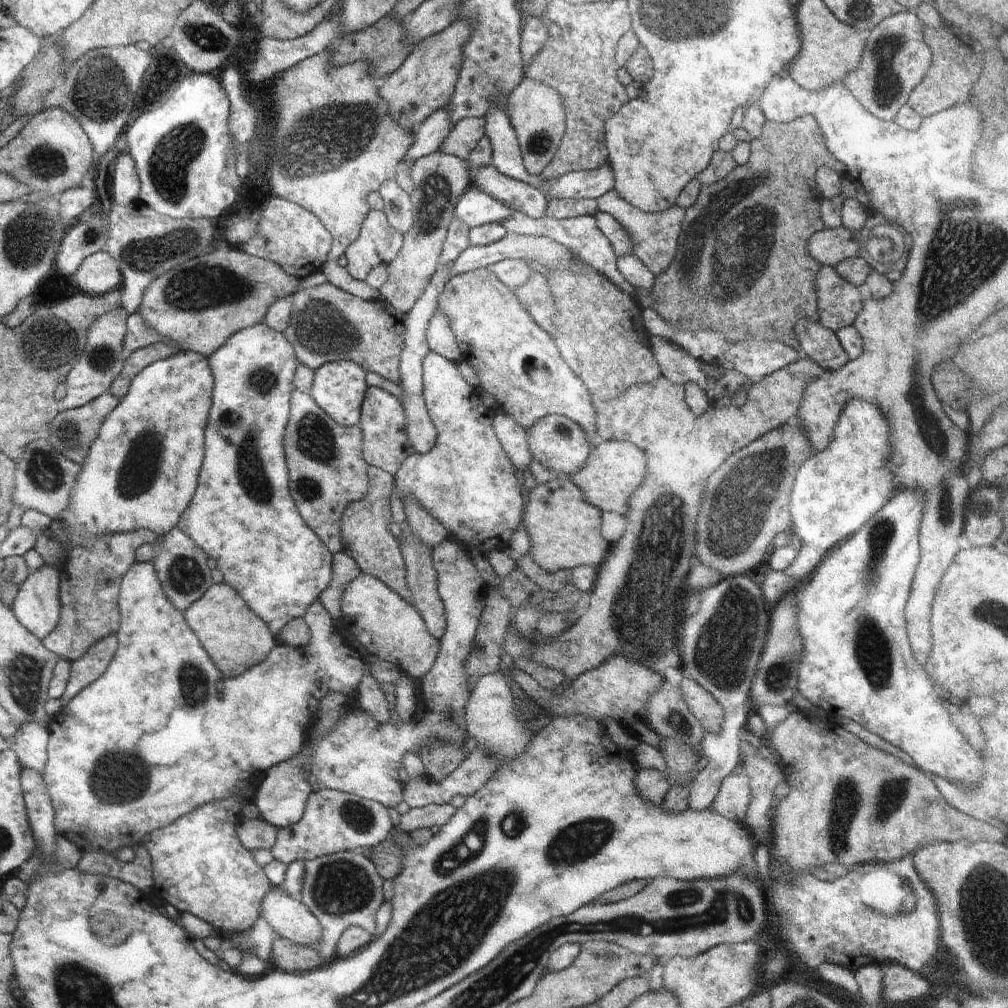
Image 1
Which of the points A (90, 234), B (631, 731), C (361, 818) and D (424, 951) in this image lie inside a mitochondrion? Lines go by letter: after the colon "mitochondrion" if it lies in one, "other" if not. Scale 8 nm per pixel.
A: mitochondrion
B: other
C: mitochondrion
D: mitochondrion

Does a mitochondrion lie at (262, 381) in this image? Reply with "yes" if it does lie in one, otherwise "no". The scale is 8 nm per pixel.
yes

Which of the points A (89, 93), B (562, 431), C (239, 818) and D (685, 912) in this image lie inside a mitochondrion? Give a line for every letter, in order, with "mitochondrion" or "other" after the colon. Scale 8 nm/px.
A: mitochondrion
B: mitochondrion
C: other
D: mitochondrion

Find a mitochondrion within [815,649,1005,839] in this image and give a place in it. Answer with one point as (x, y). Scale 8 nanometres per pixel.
(892, 793)

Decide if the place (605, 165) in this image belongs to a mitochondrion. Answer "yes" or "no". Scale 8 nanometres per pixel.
no

